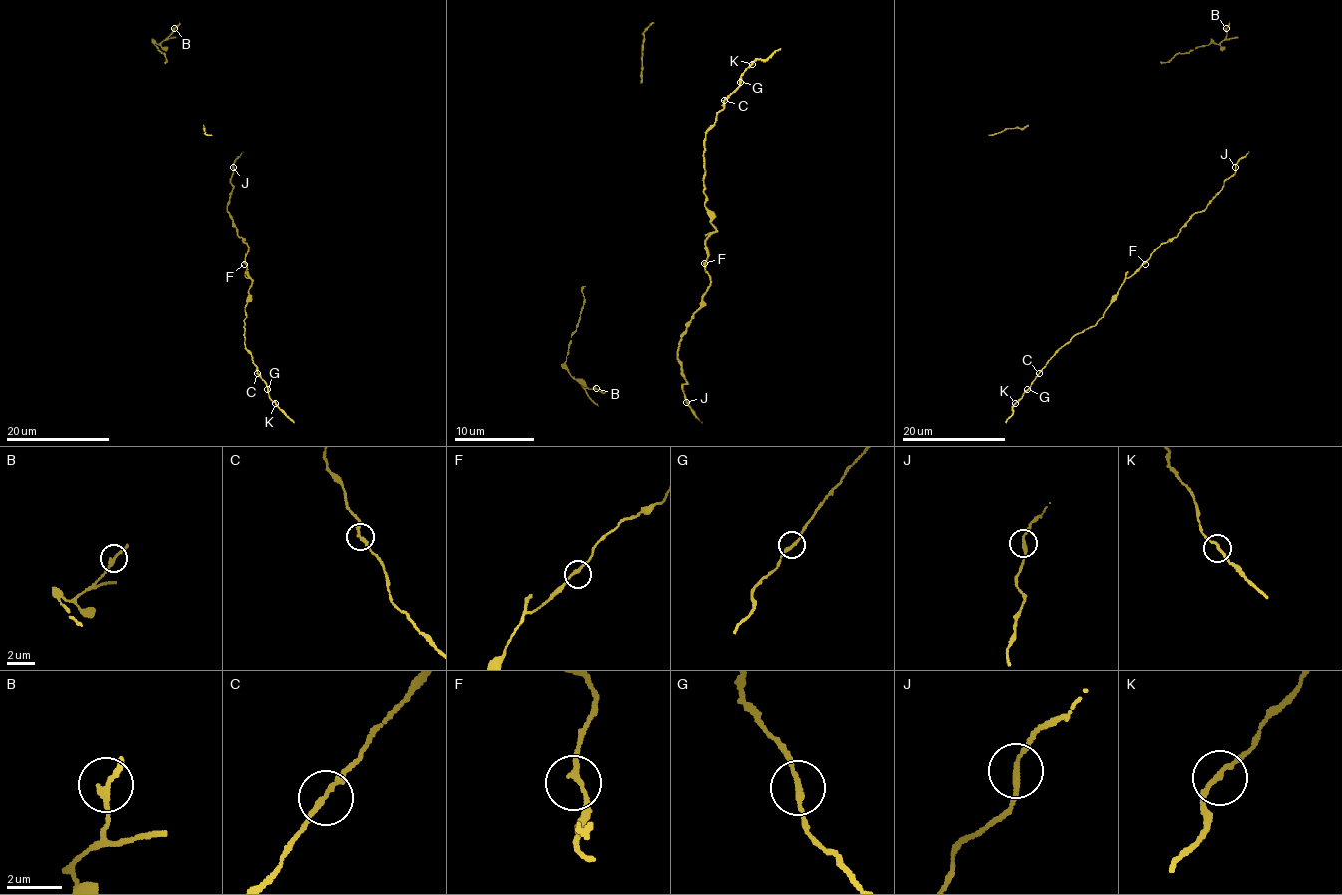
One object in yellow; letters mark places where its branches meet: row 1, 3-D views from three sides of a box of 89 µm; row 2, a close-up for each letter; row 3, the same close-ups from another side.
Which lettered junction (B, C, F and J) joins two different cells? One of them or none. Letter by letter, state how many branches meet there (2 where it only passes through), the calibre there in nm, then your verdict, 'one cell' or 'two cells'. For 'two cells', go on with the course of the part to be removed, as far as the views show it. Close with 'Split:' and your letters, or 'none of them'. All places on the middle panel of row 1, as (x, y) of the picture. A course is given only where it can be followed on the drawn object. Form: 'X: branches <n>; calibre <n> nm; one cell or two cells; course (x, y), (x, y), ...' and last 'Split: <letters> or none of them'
B: branches 2; calibre 180 nm; one cell
C: branches 2; calibre 200 nm; one cell
F: branches 2; calibre 170 nm; one cell
J: branches 2; calibre 190 nm; one cell
Split: none of them

